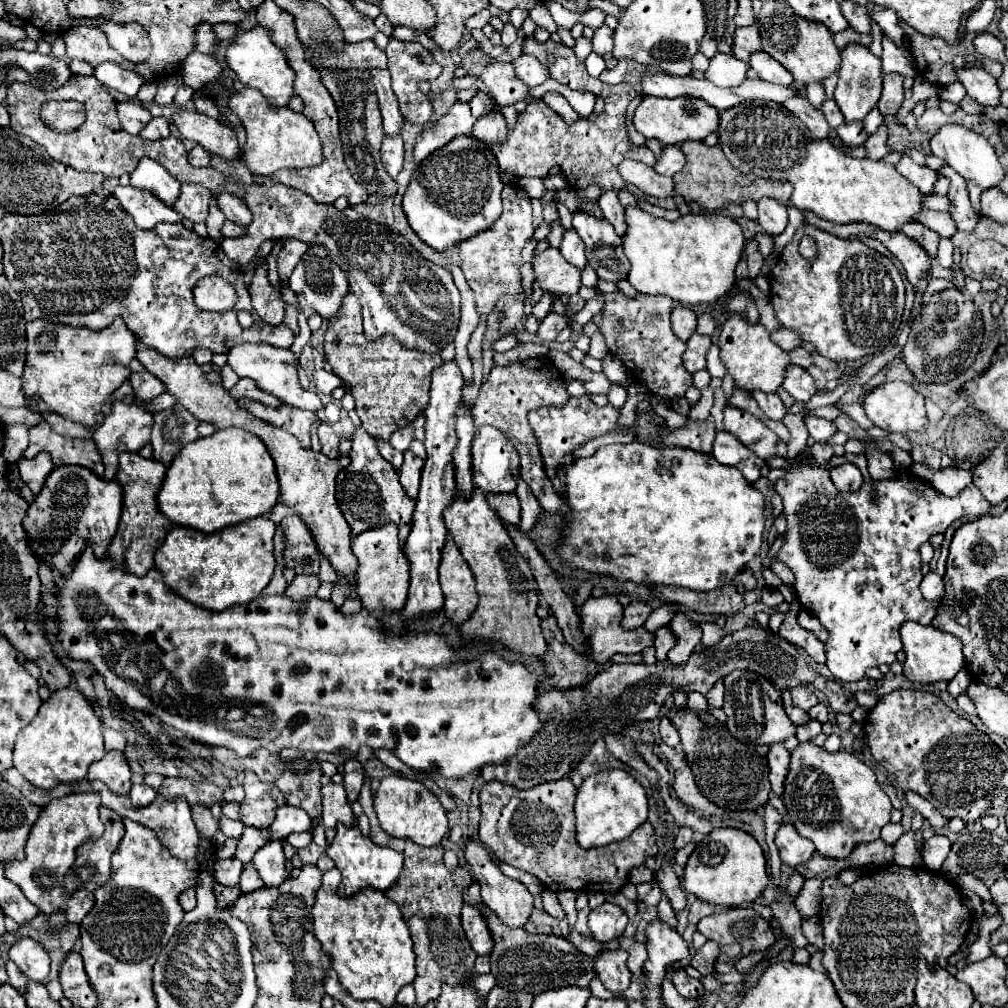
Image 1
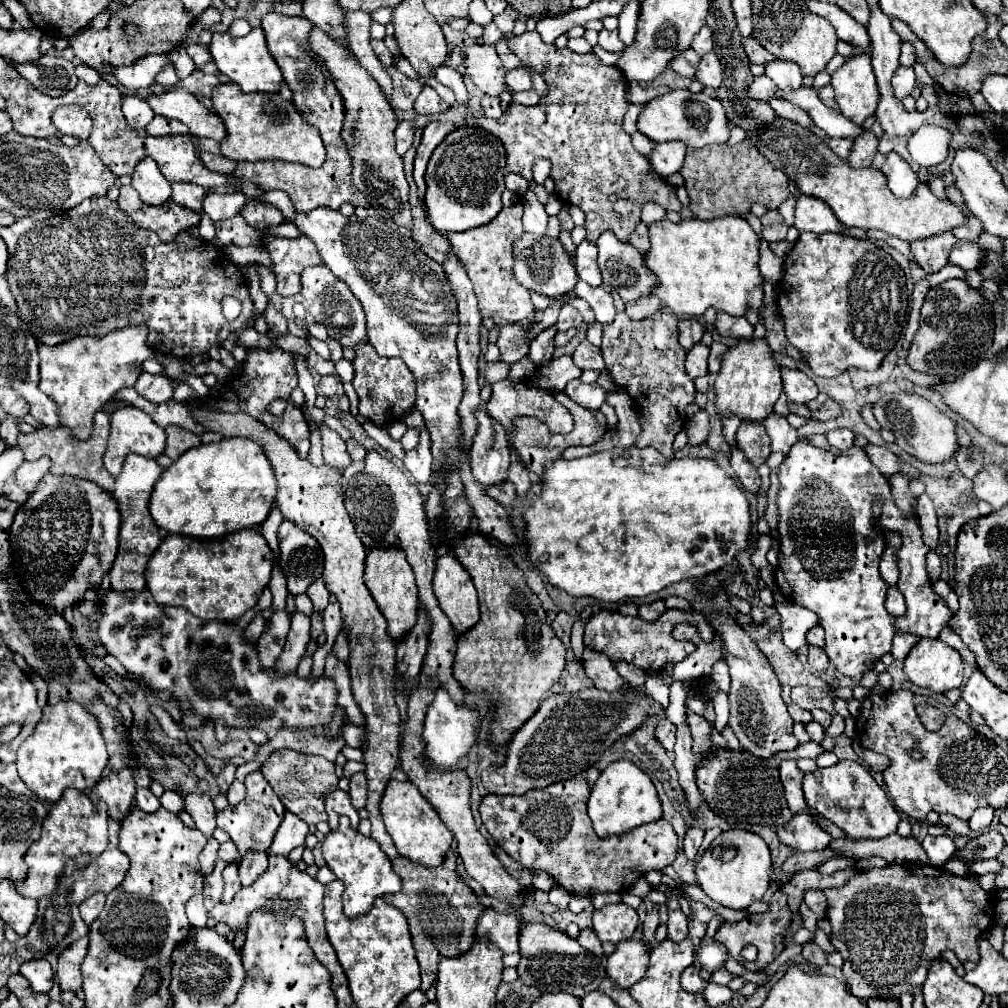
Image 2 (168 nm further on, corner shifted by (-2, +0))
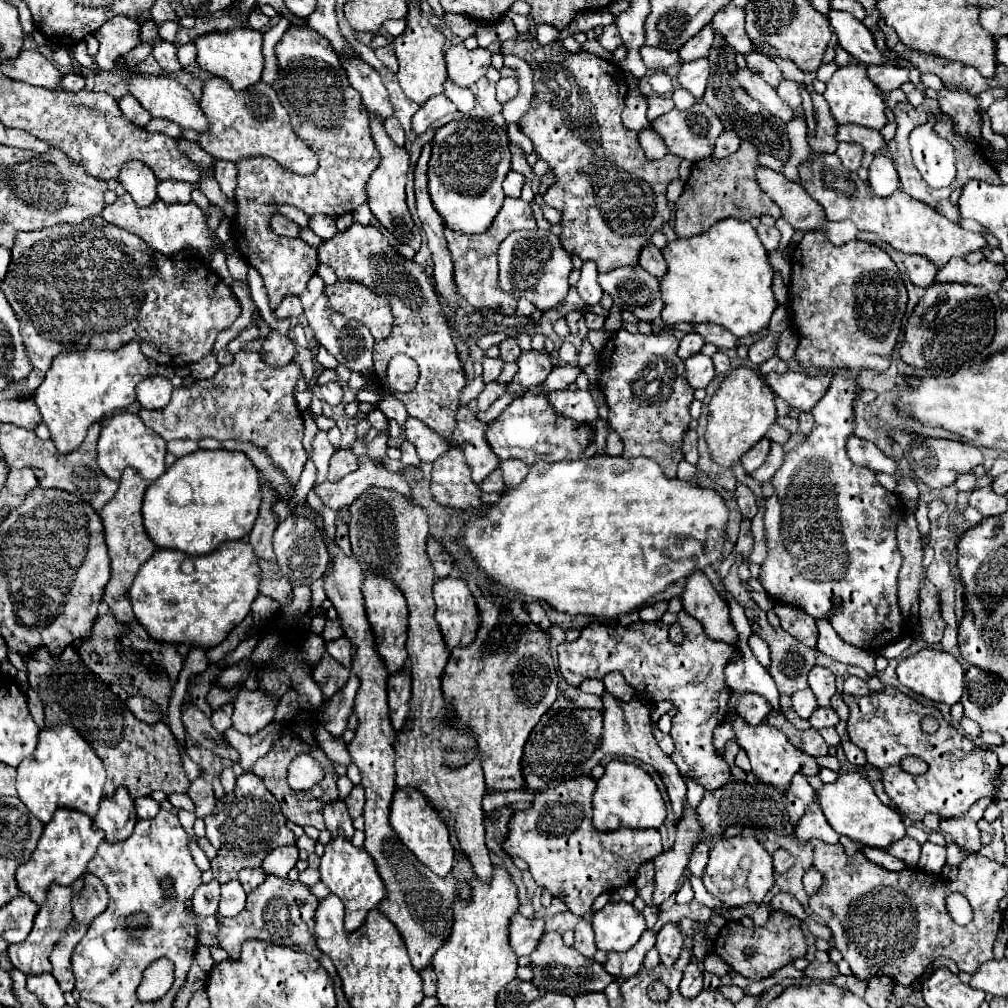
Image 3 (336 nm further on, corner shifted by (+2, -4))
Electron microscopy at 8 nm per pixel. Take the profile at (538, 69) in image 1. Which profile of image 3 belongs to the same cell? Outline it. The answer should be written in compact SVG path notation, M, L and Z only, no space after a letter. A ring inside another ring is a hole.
M501 78L501 80L497 82L497 102L499 102L499 104L509 102L511 98L515 98L517 90L519 90L517 78Z

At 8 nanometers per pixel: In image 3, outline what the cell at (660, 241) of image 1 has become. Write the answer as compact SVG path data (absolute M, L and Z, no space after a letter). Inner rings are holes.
M721 220L713 224L711 232L667 244L663 256L669 268L665 280L661 280L661 296L667 304L661 312L663 322L711 322L727 328L737 338L757 334L769 326L779 306L773 294L775 272L749 222Z

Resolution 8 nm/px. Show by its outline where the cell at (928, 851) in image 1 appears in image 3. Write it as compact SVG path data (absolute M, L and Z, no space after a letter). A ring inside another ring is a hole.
M925 842L917 868L923 870L923 872L941 874L943 866L945 866L945 846L937 846L937 844Z

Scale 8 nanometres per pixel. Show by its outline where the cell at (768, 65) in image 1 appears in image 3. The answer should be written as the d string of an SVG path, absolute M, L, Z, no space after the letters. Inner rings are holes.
M781 80L777 88L779 98L789 106L789 108L799 108L801 106L801 96L799 96L799 84L793 80Z

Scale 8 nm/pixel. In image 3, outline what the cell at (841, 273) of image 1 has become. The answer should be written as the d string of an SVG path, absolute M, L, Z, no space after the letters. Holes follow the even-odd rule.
M807 232L791 256L791 312L799 334L797 360L805 368L849 368L849 370L877 370L889 368L891 352L901 332L901 320L907 308L907 290L897 264L891 256L873 242L851 240L833 246L823 232Z

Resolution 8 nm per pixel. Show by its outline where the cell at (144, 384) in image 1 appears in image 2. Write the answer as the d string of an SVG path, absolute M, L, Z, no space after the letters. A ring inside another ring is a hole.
M141 372L137 384L135 384L135 390L155 402L155 404L161 404L161 402L167 402L171 400L173 396L173 386L169 384L169 378L165 378L163 374L149 374L149 372Z

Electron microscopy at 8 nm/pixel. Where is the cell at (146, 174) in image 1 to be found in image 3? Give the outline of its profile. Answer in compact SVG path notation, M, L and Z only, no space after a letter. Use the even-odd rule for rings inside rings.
M131 160L129 164L123 164L117 182L123 184L123 188L131 194L135 204L149 206L153 200L157 200L157 178L153 170L149 170L145 164Z

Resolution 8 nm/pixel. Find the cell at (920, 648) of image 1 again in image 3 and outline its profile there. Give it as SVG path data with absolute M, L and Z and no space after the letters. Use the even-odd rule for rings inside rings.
M927 648L927 650L921 650L905 660L899 662L897 666L897 676L899 676L899 682L903 686L907 686L909 690L925 696L927 700L933 700L933 702L943 702L943 704L957 704L959 698L961 698L961 692L963 692L963 666L955 660L955 656L947 654L947 652L939 652L939 650L933 650L933 648Z

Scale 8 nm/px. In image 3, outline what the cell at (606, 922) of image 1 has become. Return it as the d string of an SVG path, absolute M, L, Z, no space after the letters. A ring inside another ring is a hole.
M609 902L591 918L597 948L603 952L627 952L645 932L645 918L629 902Z

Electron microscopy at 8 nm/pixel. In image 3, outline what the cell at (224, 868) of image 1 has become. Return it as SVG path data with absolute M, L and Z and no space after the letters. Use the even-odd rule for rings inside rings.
M239 880L223 884L221 886L221 902L219 902L217 916L221 916L221 918L237 916L245 908L245 900L247 900L247 894L241 888Z

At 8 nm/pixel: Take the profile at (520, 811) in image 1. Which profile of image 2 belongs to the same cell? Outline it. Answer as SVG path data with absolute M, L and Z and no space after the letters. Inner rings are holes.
M563 780L551 784L543 790L529 790L523 796L497 796L487 794L479 806L481 818L485 820L487 832L495 838L501 850L505 850L513 860L517 860L525 868L535 868L547 872L559 886L563 886L569 894L575 896L589 896L605 894L605 892L627 892L637 878L641 878L649 870L663 870L665 866L673 864L677 854L677 834L671 824L661 818L657 822L639 826L629 830L623 836L609 836L609 840L597 838L589 824L585 800L589 798L589 784L585 780Z

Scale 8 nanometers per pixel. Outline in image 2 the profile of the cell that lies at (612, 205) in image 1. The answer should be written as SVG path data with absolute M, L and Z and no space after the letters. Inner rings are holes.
M637 224L633 234L629 236L629 244L633 244L639 252L645 252L649 248L649 238L647 238L647 226L645 224Z

